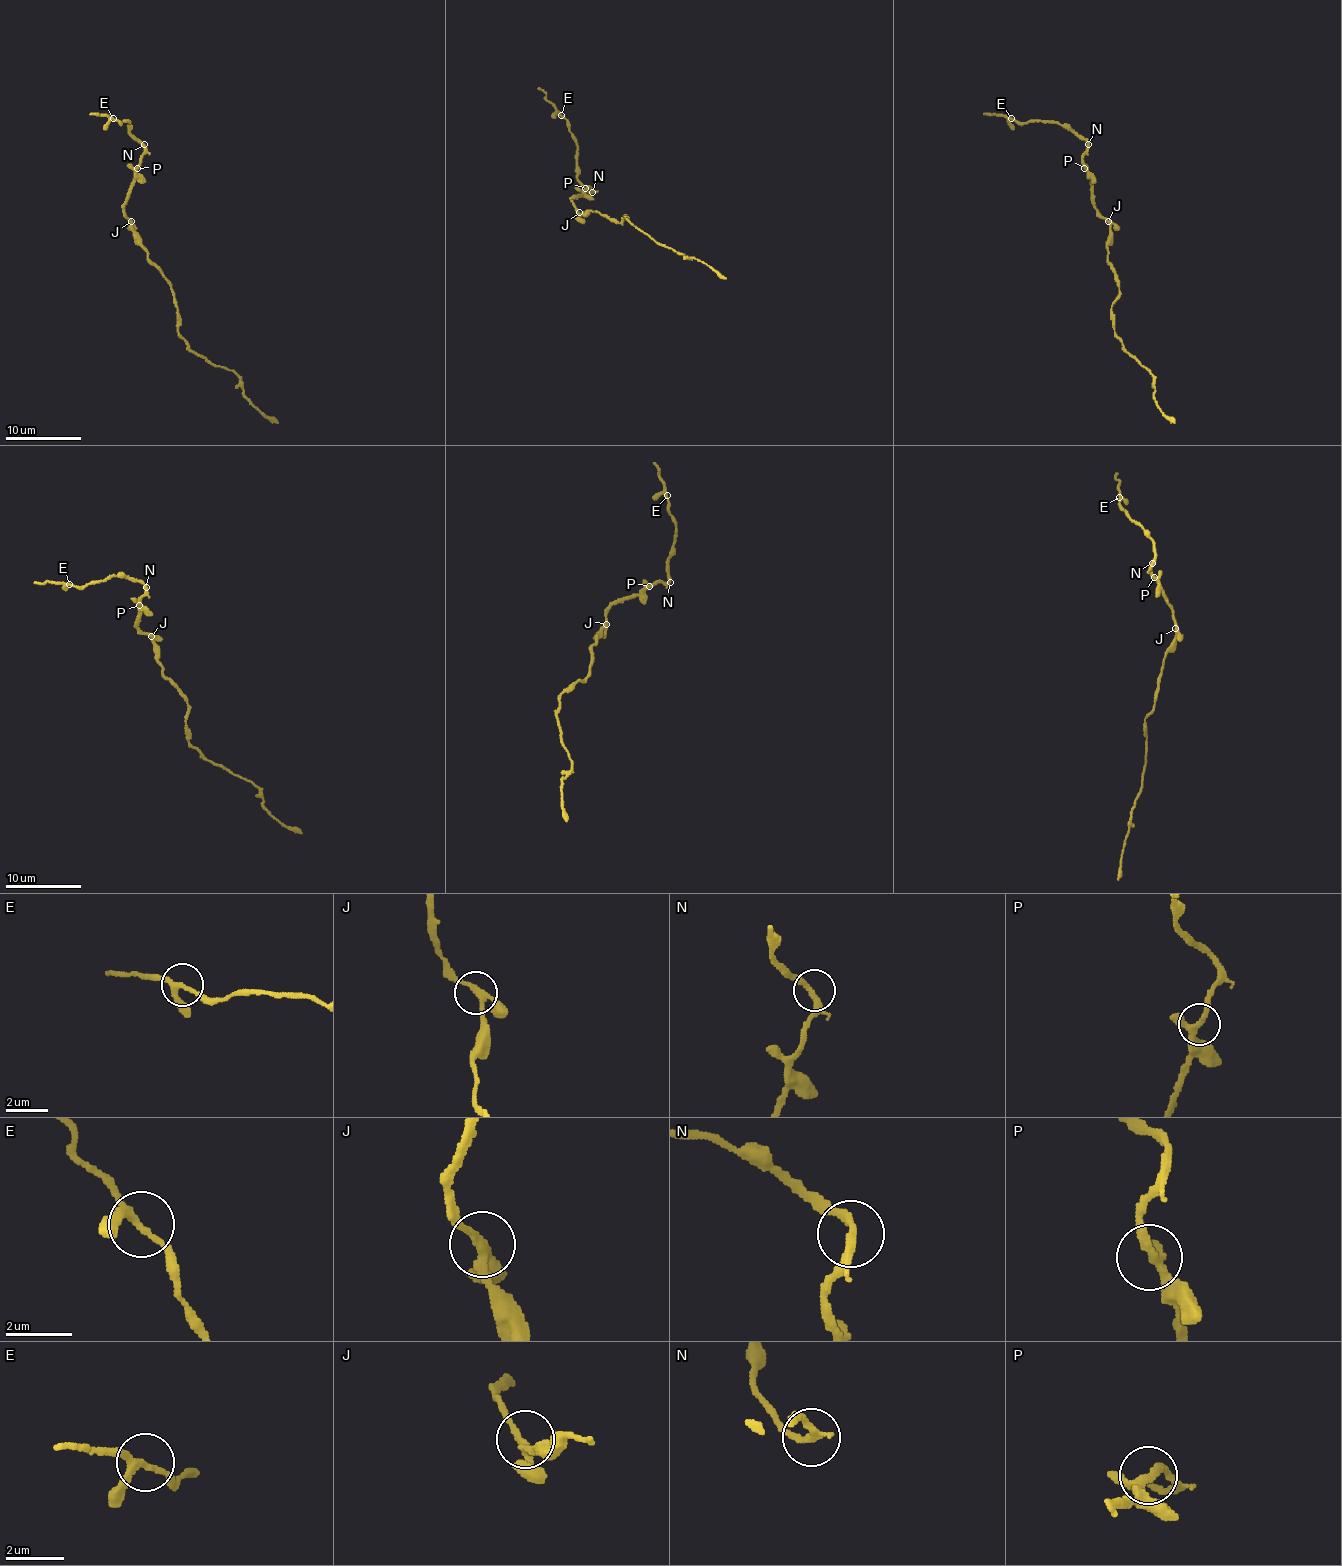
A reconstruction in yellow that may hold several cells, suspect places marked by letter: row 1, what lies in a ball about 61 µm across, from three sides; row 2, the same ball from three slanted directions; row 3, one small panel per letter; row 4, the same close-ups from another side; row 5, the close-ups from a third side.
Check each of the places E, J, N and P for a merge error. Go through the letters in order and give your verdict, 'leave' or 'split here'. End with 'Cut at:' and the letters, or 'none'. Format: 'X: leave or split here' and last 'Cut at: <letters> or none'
E: leave
J: leave
N: leave
P: leave
Cut at: none

